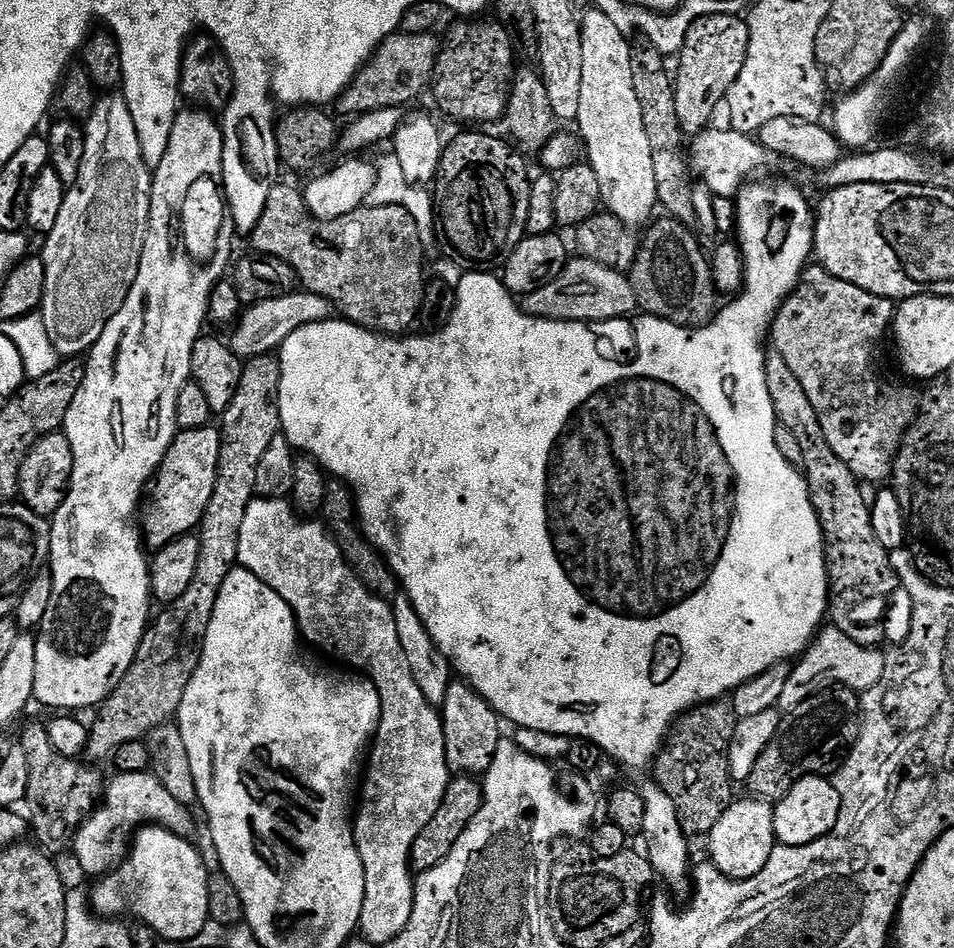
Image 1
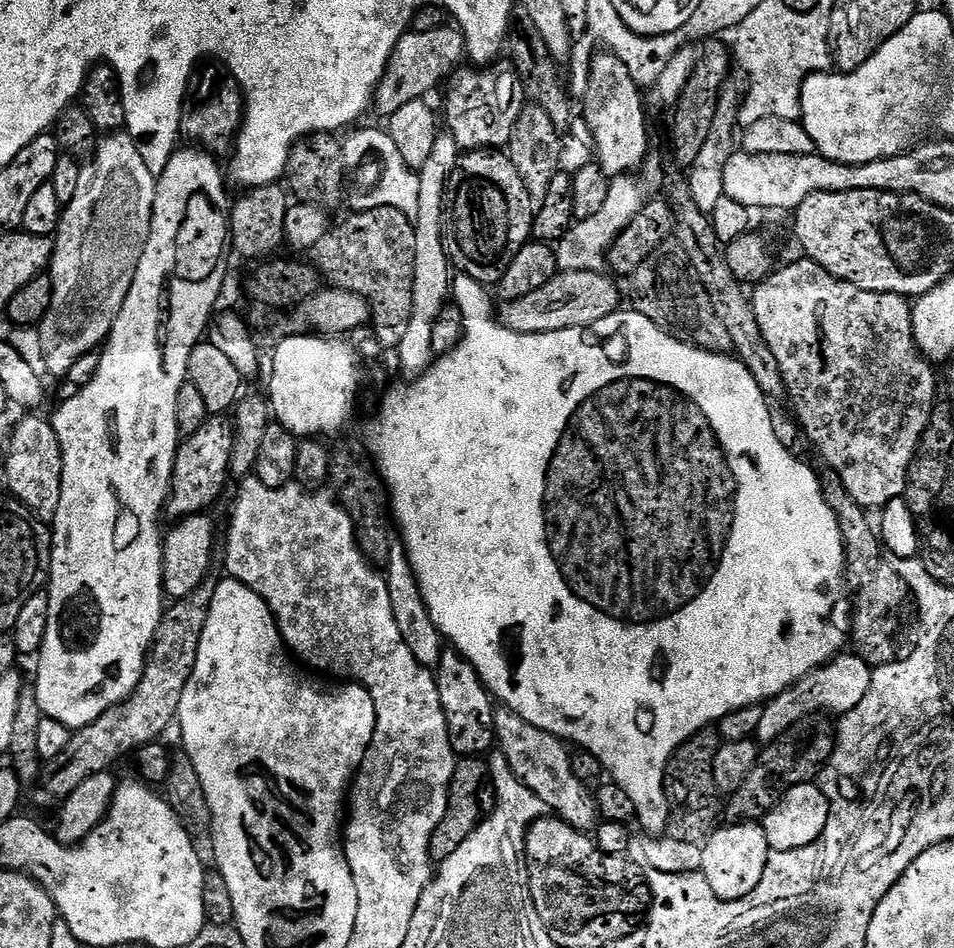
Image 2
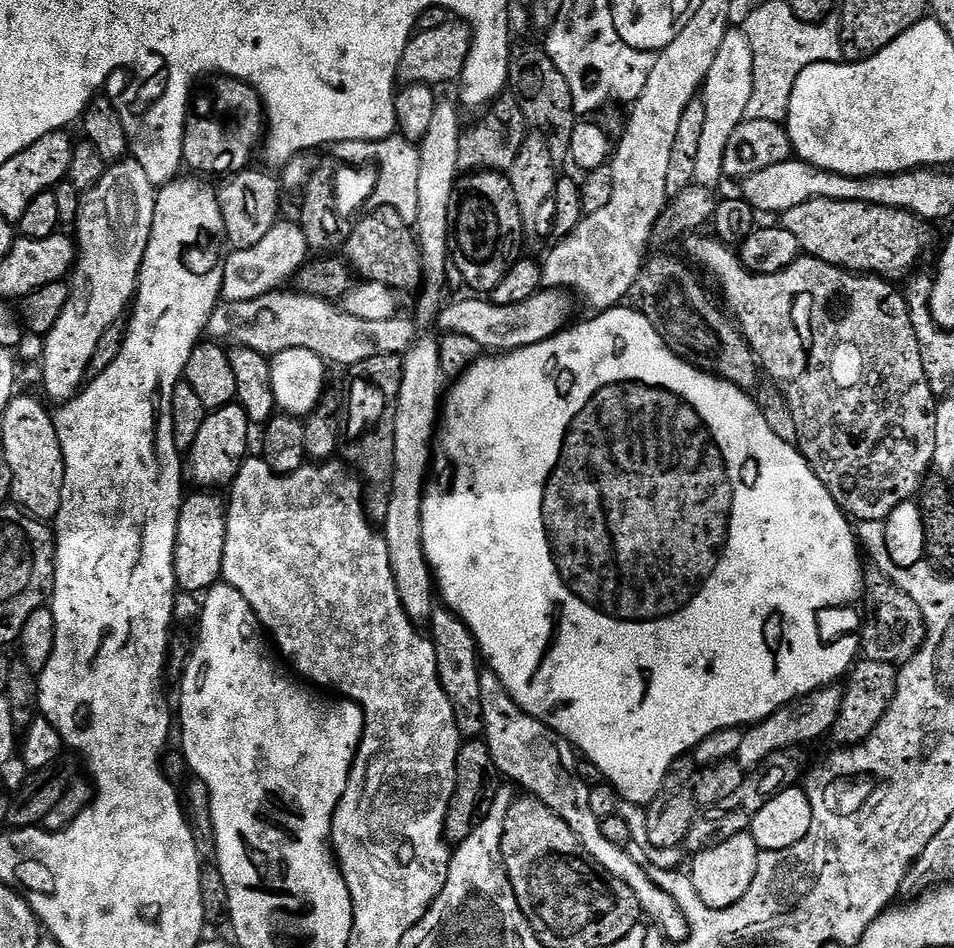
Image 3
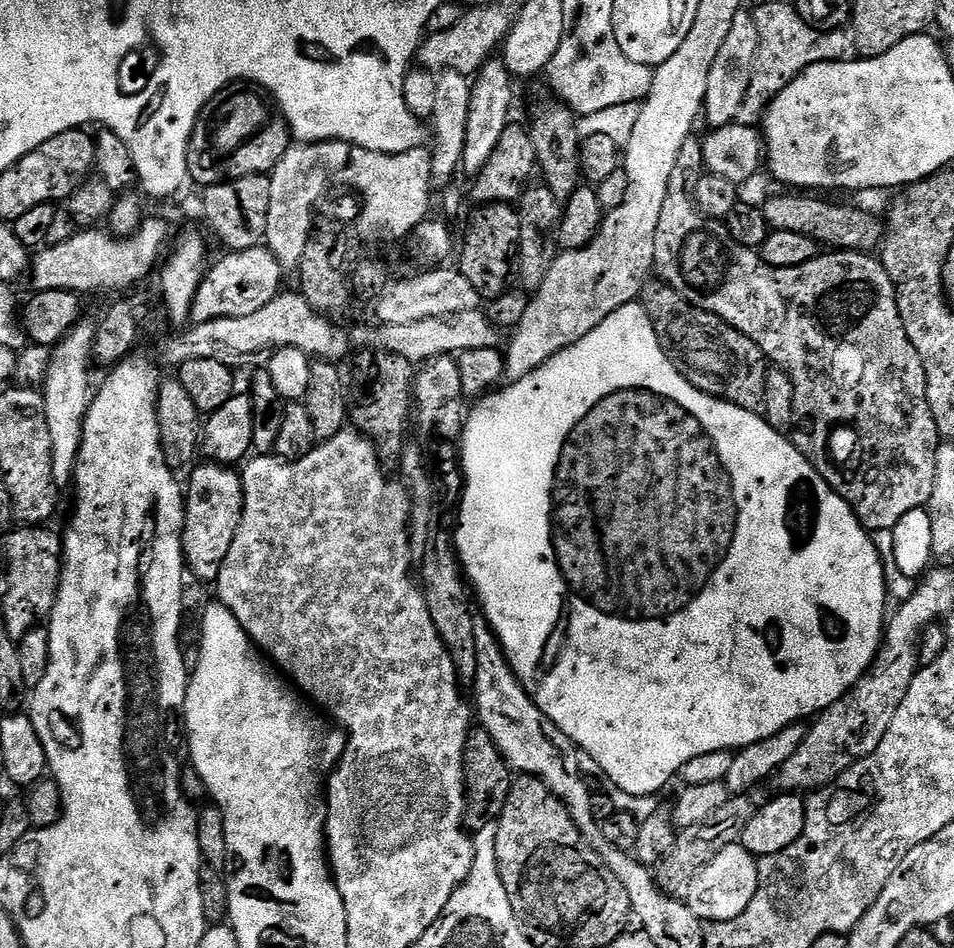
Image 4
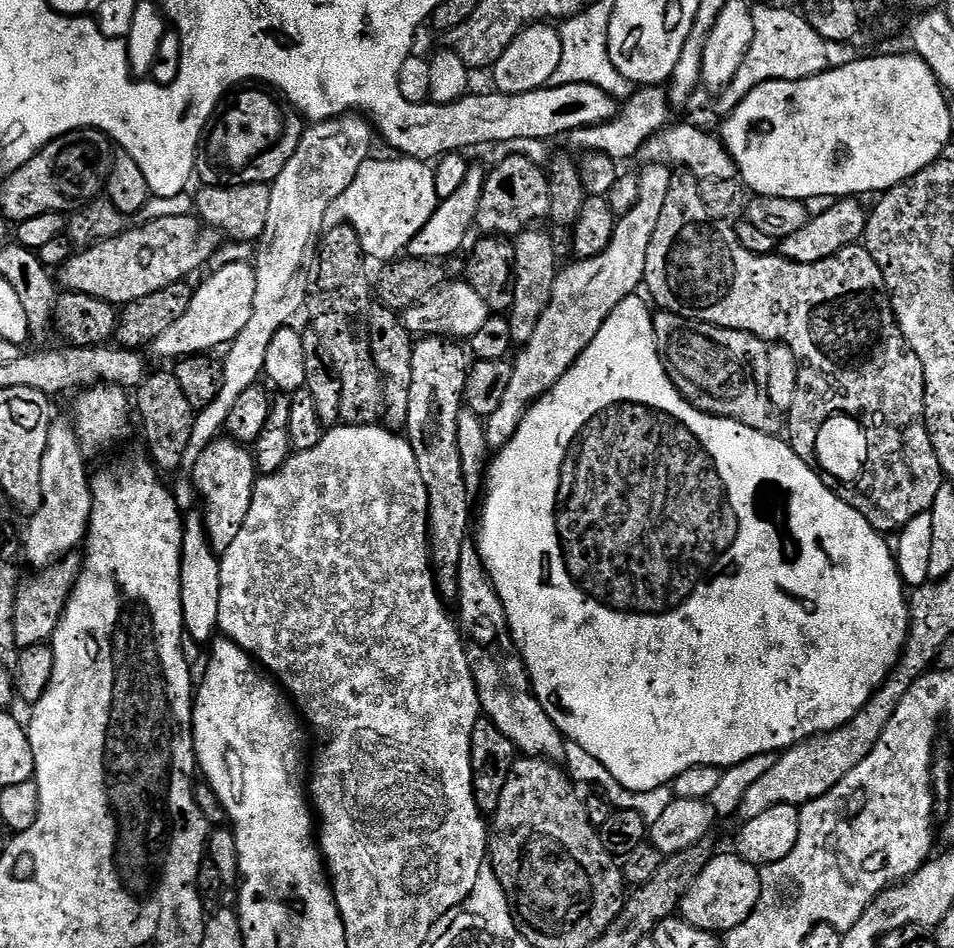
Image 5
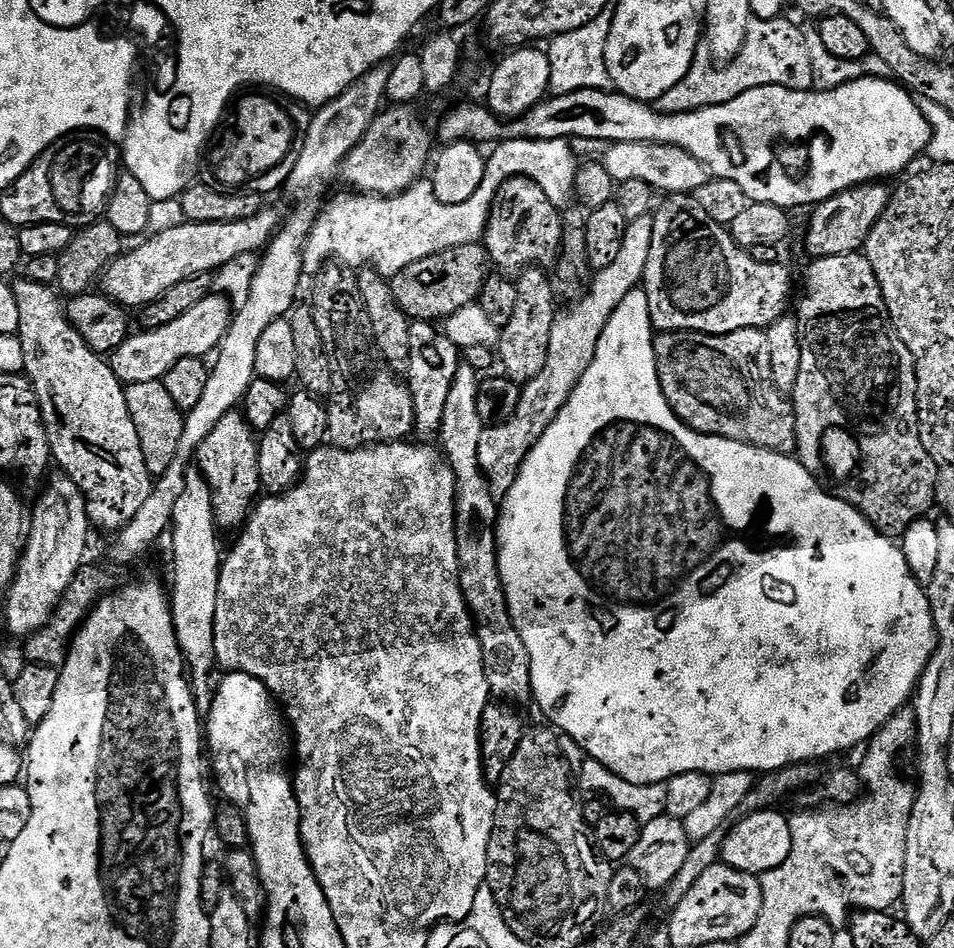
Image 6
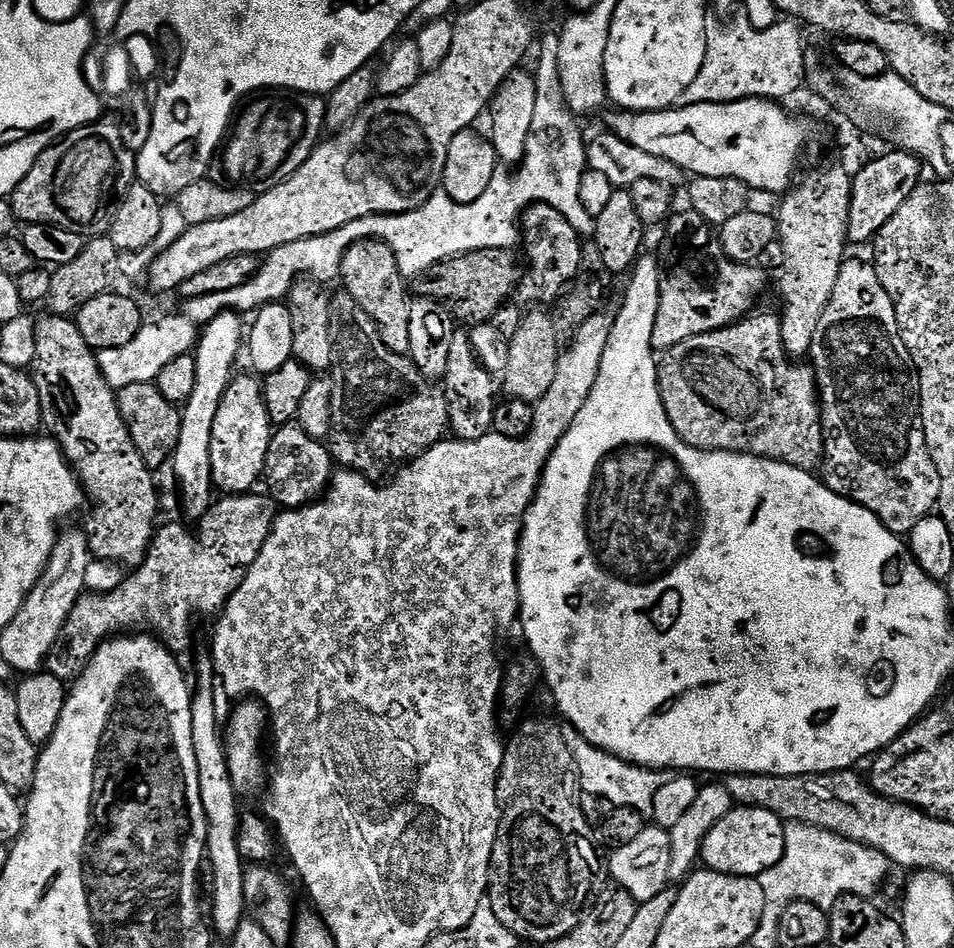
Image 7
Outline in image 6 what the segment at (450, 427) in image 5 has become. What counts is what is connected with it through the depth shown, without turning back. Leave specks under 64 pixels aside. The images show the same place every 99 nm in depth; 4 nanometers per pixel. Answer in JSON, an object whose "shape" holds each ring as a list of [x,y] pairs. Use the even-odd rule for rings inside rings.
{"shape":[[[414,320],[410,326],[410,366],[406,383],[416,404],[415,435],[435,437],[442,426],[442,414],[446,411],[446,398],[450,386],[454,386],[454,374],[462,363],[461,349],[447,337],[443,327],[431,320]]]}

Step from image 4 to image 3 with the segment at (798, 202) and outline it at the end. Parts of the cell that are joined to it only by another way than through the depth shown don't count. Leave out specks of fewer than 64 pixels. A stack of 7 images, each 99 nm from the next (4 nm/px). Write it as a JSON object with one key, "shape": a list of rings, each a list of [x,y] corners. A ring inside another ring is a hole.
{"shape":[[[807,200],[802,206],[794,206],[794,210],[782,213],[782,226],[798,238],[801,253],[847,268],[849,272],[883,276],[893,282],[913,271],[911,268],[919,262],[920,255],[932,240],[929,221],[906,210],[866,202]]]}

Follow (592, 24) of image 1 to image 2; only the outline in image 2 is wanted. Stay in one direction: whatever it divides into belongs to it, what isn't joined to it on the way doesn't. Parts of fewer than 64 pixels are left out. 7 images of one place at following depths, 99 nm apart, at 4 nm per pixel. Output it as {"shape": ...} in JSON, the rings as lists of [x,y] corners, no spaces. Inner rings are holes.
{"shape":[[[604,50],[593,56],[588,95],[582,100],[584,120],[596,143],[595,159],[610,178],[635,173],[649,155],[648,128],[644,125],[644,100],[640,95],[640,85],[634,82],[628,67],[614,53]]]}

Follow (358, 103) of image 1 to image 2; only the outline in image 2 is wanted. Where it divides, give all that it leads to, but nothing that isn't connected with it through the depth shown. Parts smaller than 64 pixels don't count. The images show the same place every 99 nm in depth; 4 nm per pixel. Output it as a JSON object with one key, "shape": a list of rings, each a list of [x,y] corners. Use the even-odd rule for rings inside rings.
{"shape":[[[445,26],[421,32],[411,30],[405,32],[398,46],[394,46],[390,54],[390,62],[380,79],[380,85],[376,88],[374,112],[377,112],[381,118],[387,118],[398,114],[398,110],[402,110],[406,102],[431,97],[431,92],[439,84],[441,87],[448,77],[461,67],[465,56],[464,33],[459,27]]]}

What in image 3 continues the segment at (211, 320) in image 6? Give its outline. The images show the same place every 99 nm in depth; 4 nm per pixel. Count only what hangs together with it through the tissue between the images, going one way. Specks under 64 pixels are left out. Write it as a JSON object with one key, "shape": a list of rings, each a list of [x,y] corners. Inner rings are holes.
{"shape":[[[281,219],[258,242],[258,246],[249,248],[237,248],[223,261],[224,277],[222,278],[222,296],[227,302],[246,302],[259,296],[265,296],[267,292],[274,292],[285,287],[284,284],[293,279],[300,267],[308,263],[310,249],[306,234],[299,223]]]}

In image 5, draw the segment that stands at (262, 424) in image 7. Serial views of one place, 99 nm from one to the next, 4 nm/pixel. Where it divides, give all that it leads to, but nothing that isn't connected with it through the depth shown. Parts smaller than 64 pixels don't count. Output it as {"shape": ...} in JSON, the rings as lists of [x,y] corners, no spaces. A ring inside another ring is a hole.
{"shape":[[[218,438],[202,450],[202,458],[194,462],[190,479],[204,503],[202,515],[210,546],[213,552],[222,554],[230,550],[234,538],[238,538],[246,523],[246,514],[250,514],[250,502],[254,498],[254,486],[258,479],[253,453],[231,438]]]}

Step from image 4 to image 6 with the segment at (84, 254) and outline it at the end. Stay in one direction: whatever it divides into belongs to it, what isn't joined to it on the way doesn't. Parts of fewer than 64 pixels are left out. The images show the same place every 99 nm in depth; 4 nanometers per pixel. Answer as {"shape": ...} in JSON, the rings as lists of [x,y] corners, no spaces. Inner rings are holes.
{"shape":[[[268,206],[261,207],[258,214],[238,222],[185,222],[156,236],[149,235],[136,250],[125,251],[109,264],[102,277],[103,295],[129,310],[143,309],[160,300],[178,282],[194,274],[215,273],[224,263],[240,254],[259,253],[268,247],[269,241],[282,224],[282,216]]]}

